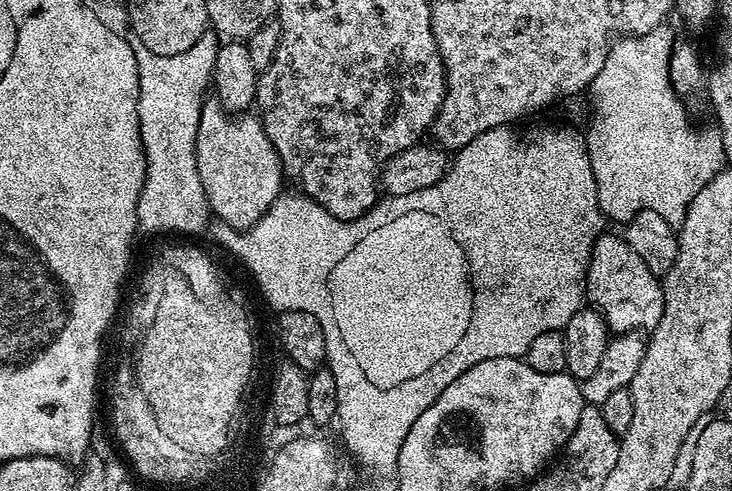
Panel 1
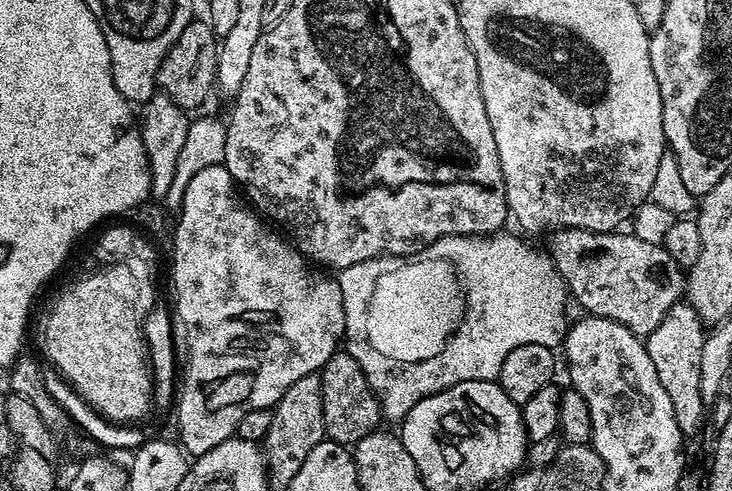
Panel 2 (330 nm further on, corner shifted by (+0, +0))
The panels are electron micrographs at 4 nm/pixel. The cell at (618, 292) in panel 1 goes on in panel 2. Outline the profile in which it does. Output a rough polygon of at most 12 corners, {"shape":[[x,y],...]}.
{"shape":[[687,302],[646,337],[678,430],[704,424],[706,328]]}

